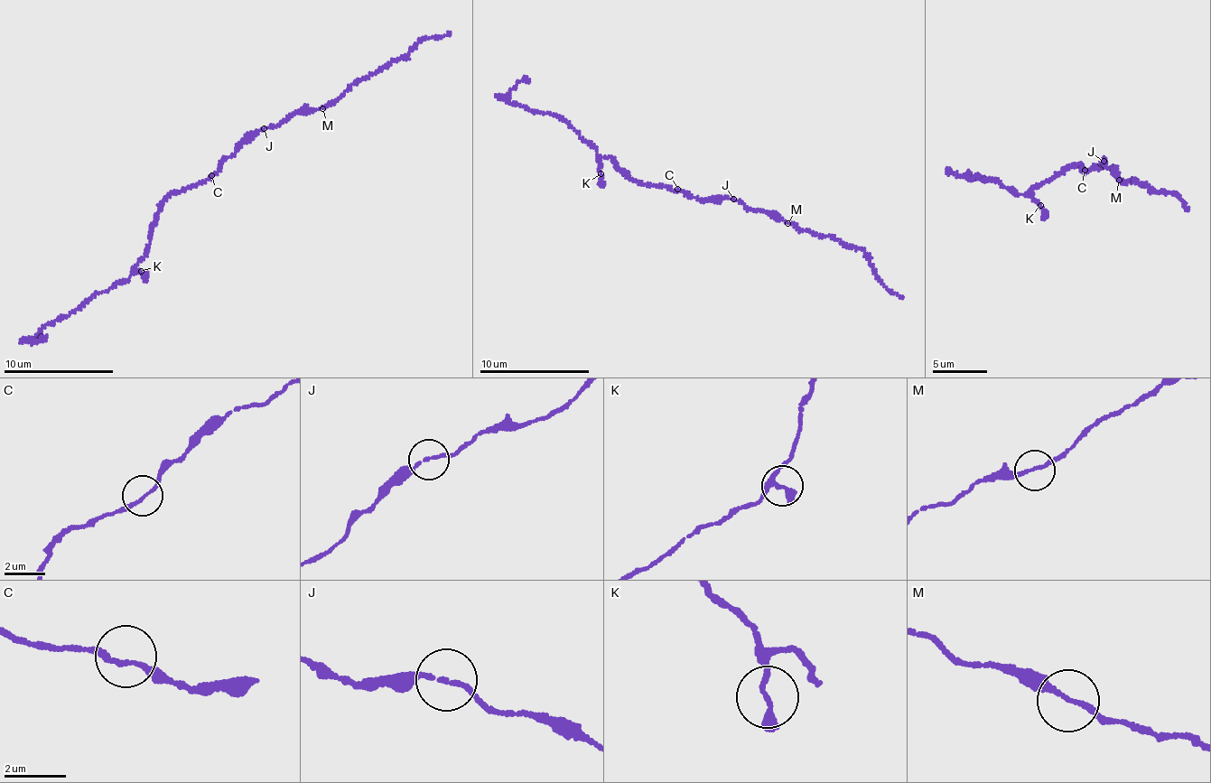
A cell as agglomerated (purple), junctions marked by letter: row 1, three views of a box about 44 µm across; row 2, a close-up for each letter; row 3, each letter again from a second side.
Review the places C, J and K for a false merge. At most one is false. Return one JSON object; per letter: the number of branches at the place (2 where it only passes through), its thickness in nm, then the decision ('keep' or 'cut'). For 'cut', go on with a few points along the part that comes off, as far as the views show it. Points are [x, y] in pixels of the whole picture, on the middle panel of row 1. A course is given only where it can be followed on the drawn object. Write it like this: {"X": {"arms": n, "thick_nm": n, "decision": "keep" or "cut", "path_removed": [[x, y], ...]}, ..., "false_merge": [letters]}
{"C": {"arms": 2, "thick_nm": 150, "decision": "keep"}, "J": {"arms": 2, "thick_nm": 140, "decision": "keep"}, "K": {"arms": 2, "thick_nm": 170, "decision": "keep"}, "false_merge": []}

